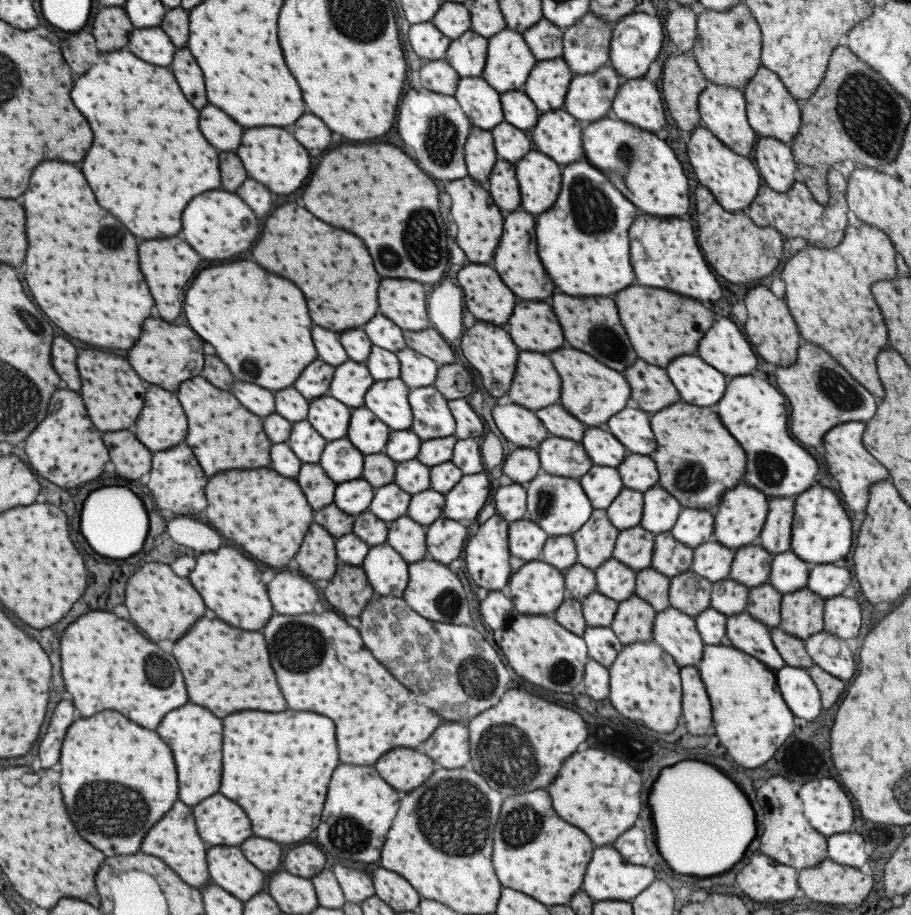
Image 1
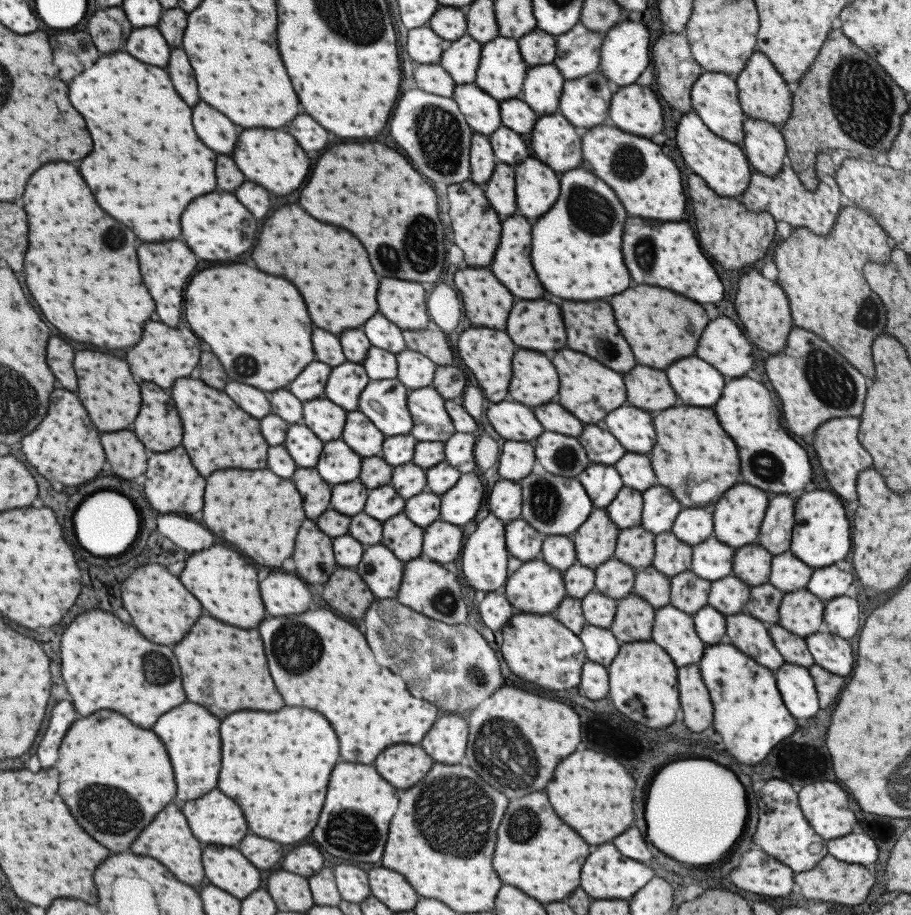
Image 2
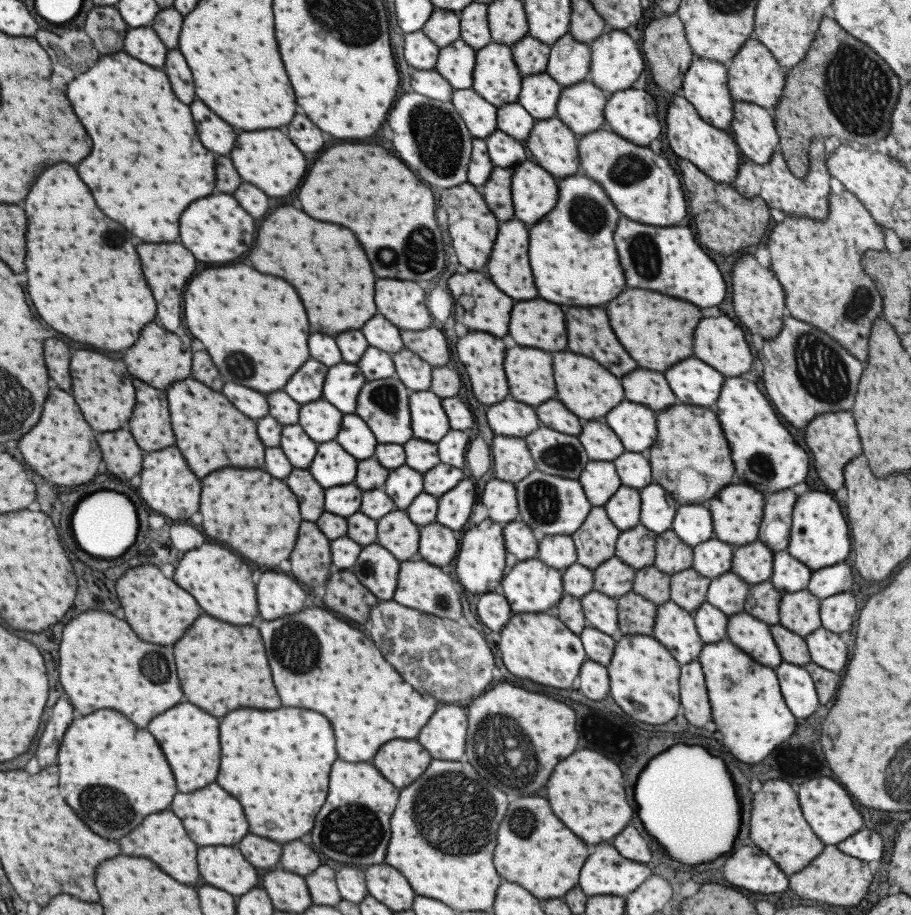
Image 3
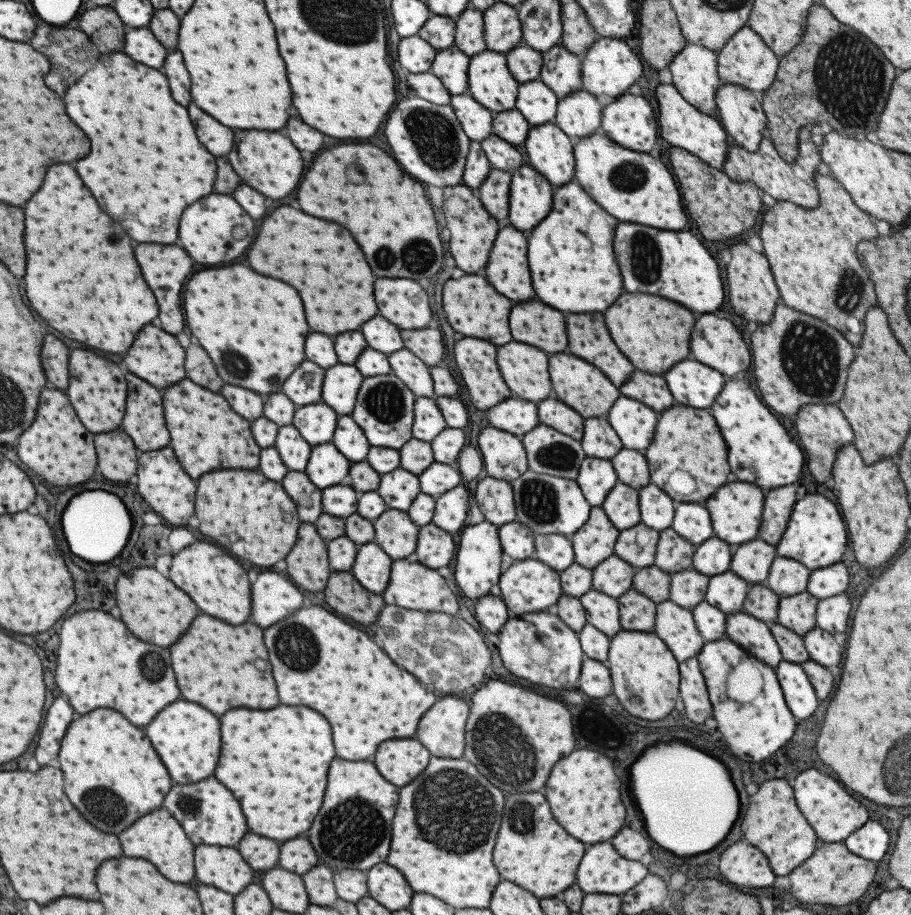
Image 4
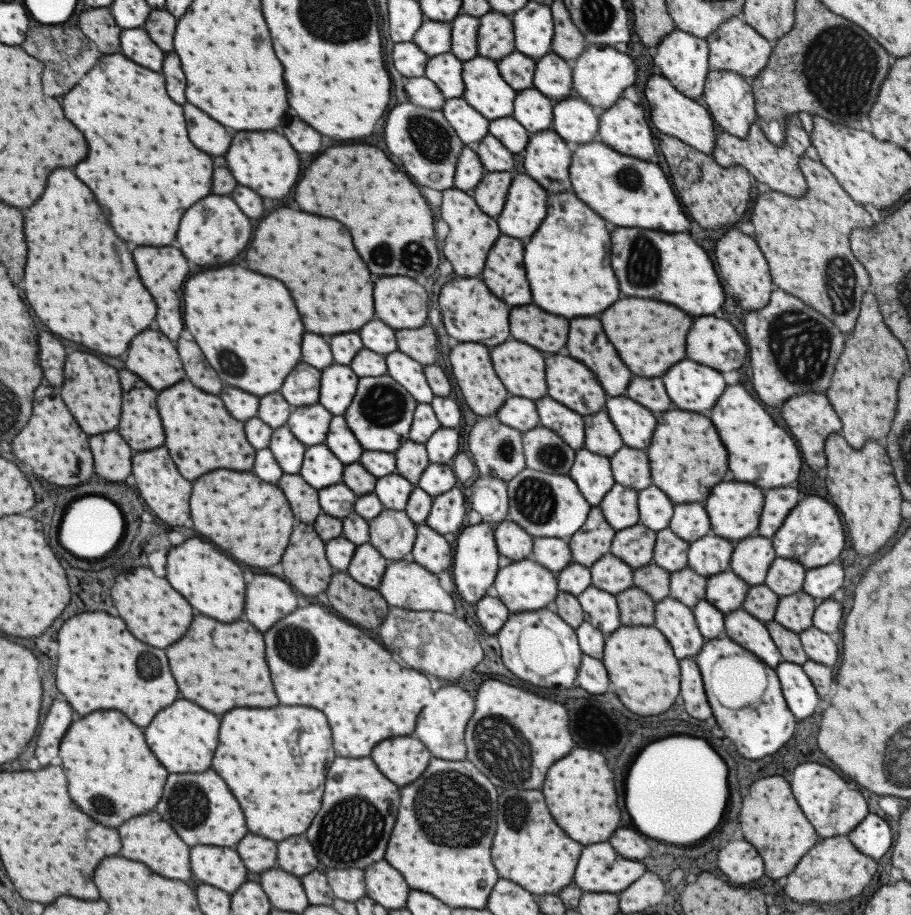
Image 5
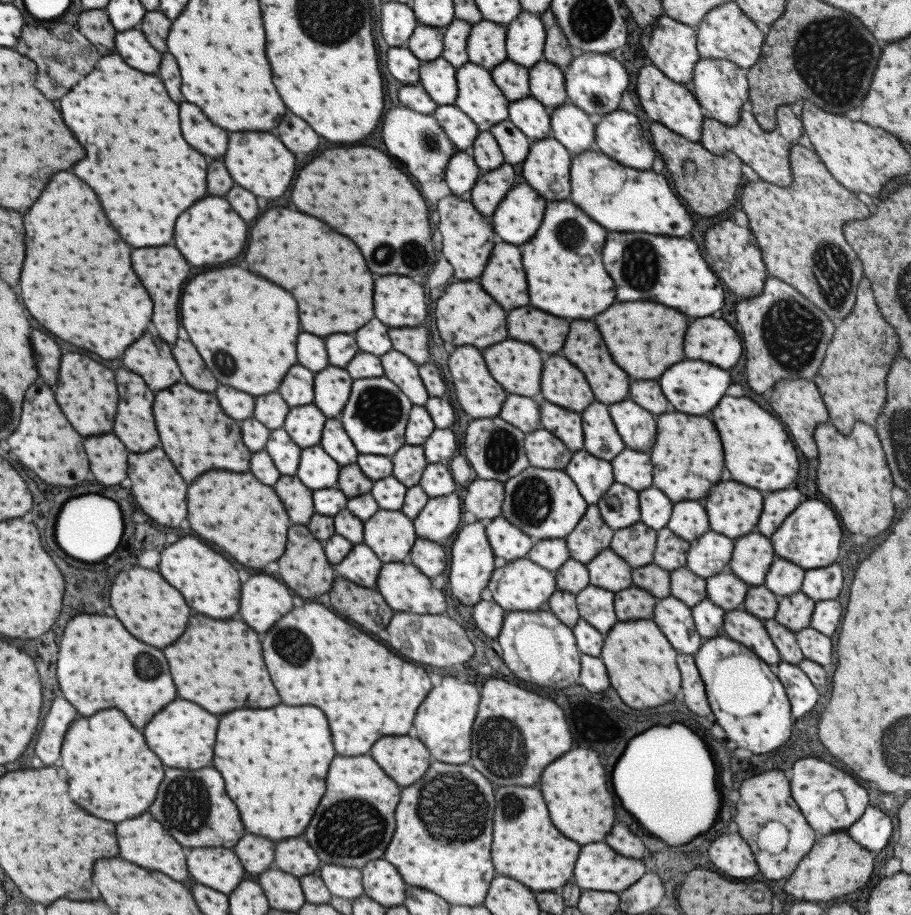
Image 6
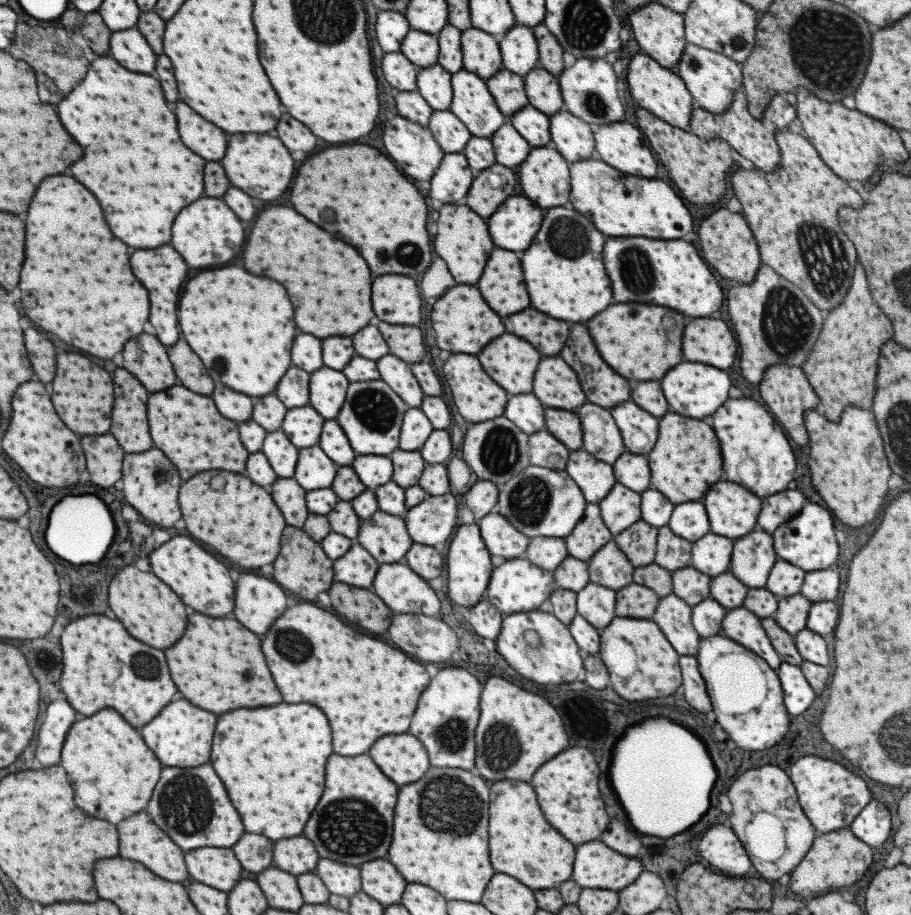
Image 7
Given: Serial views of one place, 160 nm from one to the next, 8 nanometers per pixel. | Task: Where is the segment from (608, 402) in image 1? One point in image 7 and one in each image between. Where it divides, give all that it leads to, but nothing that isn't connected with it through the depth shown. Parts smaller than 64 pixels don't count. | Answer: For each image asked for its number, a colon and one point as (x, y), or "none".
2: (588, 390)
3: (589, 391)
4: (581, 386)
5: (568, 381)
6: (561, 383)
7: (555, 385)

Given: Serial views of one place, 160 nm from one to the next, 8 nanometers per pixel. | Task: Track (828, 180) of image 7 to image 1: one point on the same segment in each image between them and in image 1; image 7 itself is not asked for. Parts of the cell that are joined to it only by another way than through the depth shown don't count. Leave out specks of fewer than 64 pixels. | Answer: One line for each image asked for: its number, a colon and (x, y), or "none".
1: (827, 289)
2: (821, 276)
3: (816, 262)
4: (811, 251)
5: (804, 240)
6: (798, 227)

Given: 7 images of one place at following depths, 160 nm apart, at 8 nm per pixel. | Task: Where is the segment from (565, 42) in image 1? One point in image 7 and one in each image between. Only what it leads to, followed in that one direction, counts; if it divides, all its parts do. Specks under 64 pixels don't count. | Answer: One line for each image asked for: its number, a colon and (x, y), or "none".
2: (577, 54)
3: (568, 62)
4: (560, 71)
5: (552, 77)
6: (545, 80)
7: (541, 88)

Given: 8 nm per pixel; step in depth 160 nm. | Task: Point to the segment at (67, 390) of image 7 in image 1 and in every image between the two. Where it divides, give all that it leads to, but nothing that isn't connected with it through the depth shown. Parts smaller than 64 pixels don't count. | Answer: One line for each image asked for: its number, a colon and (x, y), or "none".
1: (113, 395)
2: (105, 386)
3: (102, 388)
4: (97, 389)
5: (90, 390)
6: (85, 391)

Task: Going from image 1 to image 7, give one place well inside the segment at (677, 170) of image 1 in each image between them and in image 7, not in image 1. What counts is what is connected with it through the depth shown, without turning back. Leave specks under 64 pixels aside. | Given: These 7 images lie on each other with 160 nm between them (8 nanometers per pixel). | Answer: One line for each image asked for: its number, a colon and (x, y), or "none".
2: (647, 183)
3: (648, 191)
4: (634, 187)
5: (626, 191)
6: (621, 199)
7: (619, 204)

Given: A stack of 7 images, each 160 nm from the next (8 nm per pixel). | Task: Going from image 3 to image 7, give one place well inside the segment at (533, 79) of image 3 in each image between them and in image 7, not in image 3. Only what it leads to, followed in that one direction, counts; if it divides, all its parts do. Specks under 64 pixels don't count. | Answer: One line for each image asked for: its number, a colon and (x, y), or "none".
4: (536, 102)
5: (533, 110)
6: (527, 114)
7: (533, 125)

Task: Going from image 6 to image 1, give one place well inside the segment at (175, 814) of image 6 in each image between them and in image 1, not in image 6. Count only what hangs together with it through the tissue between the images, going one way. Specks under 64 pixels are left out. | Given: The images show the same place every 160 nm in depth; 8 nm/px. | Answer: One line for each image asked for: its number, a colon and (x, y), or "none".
1: (219, 821)
2: (214, 819)
3: (211, 818)
4: (208, 813)
5: (206, 813)

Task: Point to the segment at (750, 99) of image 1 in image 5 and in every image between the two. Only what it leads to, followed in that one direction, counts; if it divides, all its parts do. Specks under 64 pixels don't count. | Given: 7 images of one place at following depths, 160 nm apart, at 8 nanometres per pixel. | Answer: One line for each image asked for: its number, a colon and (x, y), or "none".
2: (763, 94)
3: (753, 74)
4: (745, 60)
5: (734, 46)

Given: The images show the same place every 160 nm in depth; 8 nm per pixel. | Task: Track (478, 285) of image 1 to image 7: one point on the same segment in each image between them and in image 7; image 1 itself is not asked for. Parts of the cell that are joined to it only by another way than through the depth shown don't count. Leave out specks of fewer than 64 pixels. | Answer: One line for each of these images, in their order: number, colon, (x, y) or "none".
2: (486, 303)
3: (490, 311)
4: (472, 307)
5: (470, 312)
6: (464, 314)
7: (462, 322)

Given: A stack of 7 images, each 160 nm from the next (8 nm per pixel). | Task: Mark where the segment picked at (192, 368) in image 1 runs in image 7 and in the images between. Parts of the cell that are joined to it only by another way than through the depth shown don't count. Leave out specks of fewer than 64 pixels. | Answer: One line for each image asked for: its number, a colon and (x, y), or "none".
2: (161, 356)
3: (158, 357)
4: (155, 356)
5: (151, 356)
6: (149, 357)
7: (143, 356)

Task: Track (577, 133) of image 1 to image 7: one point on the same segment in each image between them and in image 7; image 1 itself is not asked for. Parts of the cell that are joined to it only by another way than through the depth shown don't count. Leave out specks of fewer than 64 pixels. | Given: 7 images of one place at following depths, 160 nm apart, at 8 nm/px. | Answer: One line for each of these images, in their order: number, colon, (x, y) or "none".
2: (553, 141)
3: (551, 144)
4: (549, 151)
5: (546, 158)
6: (546, 167)
7: (543, 176)

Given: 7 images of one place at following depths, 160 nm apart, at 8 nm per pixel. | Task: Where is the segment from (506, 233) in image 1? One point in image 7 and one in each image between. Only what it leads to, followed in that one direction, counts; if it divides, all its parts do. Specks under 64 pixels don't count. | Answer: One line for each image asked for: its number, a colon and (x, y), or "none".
2: (511, 265)
3: (507, 266)
4: (506, 270)
5: (503, 274)
6: (502, 278)
7: (501, 284)

